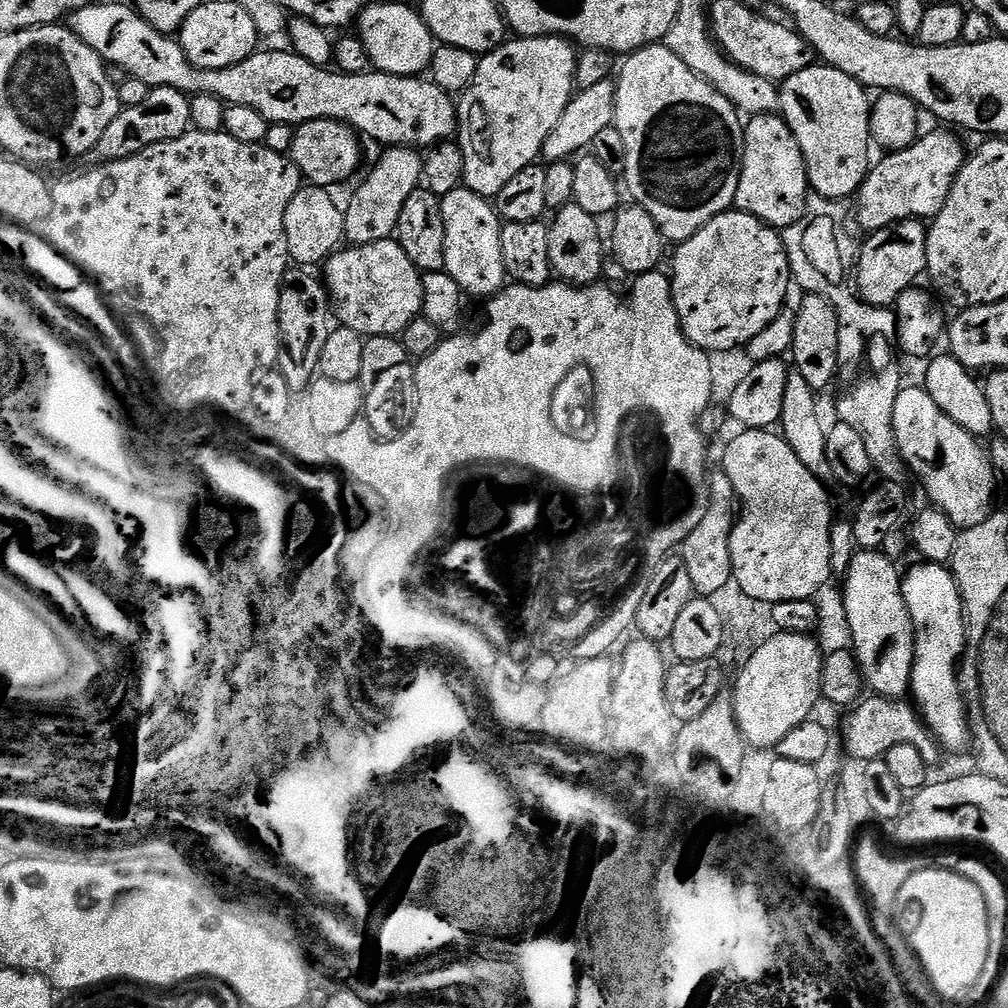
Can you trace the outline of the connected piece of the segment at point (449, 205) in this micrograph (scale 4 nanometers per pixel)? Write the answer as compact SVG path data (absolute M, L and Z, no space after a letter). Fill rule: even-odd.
M466 187L450 190L440 197L442 222L446 230L446 258L444 271L458 282L465 297L491 298L505 287L506 273L502 262L502 221L496 213L493 201L486 196L474 194Z

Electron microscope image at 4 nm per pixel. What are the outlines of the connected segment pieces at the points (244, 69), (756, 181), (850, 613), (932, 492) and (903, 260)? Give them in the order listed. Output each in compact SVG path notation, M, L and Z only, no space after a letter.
M98 2L94 6L82 6L82 10L72 13L70 27L74 34L78 34L78 38L82 38L82 42L86 42L86 46L90 46L90 50L94 50L103 58L105 65L129 72L134 79L148 84L149 89L170 86L179 92L188 93L189 97L210 94L224 101L225 105L251 106L252 109L258 110L258 114L262 114L262 118L266 118L269 124L299 126L311 120L339 120L349 128L356 129L361 137L369 136L370 139L377 140L380 146L431 146L449 139L458 128L458 108L453 97L428 78L395 76L375 70L362 74L346 74L329 70L327 67L316 67L292 50L257 50L250 58L234 66L226 66L222 70L201 70L188 61L179 39L150 26L150 22L146 22L146 18L142 18L131 3Z
M770 111L753 115L753 117L752 121L744 124L744 150L740 157L740 177L738 178L735 207L739 211L758 218L769 228L783 230L794 226L808 211L810 185L806 162L802 150L798 146L798 138L794 138L794 134L783 116L775 111Z
M861 549L857 551L842 582L845 608L850 624L853 647L852 652L857 660L858 671L863 683L872 687L871 691L878 696L889 698L904 698L909 695L912 687L913 652L915 646L915 632L913 620L910 618L909 608L901 594L903 580L897 563L889 559L883 551L877 549Z
M901 387L894 402L894 447L900 451L900 456L912 467L912 472L918 479L924 480L924 488L933 505L946 513L957 529L973 528L986 522L994 511L992 503L996 500L996 480L998 473L992 467L989 453L979 439L971 436L954 418L950 418L942 410L938 410L938 402L930 398L930 394L923 388Z
M913 218L899 220L888 228L880 228L867 237L868 241L860 244L860 255L856 261L854 284L861 300L879 308L895 305L899 295L917 283L919 276L925 275L926 242L928 228L921 221Z

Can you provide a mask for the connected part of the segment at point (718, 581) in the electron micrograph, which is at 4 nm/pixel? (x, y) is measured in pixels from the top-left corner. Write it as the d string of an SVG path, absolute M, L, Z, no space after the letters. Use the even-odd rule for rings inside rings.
M721 482L712 486L706 492L702 520L682 545L686 570L690 570L690 582L694 582L694 593L700 598L716 598L727 584L733 583L730 538L740 515L740 499L730 483Z

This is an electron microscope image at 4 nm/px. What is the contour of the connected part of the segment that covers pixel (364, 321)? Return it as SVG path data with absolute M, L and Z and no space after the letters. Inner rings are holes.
M395 239L348 246L328 257L322 268L335 319L362 337L394 336L422 313L422 273Z

